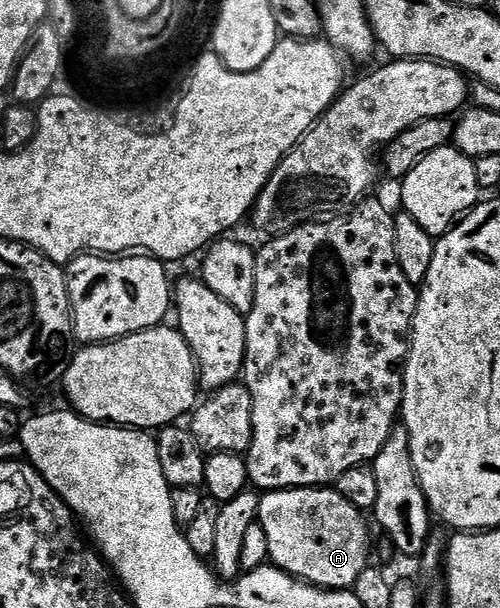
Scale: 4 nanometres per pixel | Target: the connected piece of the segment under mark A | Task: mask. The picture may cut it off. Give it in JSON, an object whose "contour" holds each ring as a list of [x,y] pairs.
{"contour":[[[334,487],[271,489],[258,498],[257,524],[264,527],[268,539],[269,564],[321,589],[353,589],[356,579],[360,579],[360,571],[371,564],[370,529],[362,517],[365,517],[363,510],[352,507]]]}

